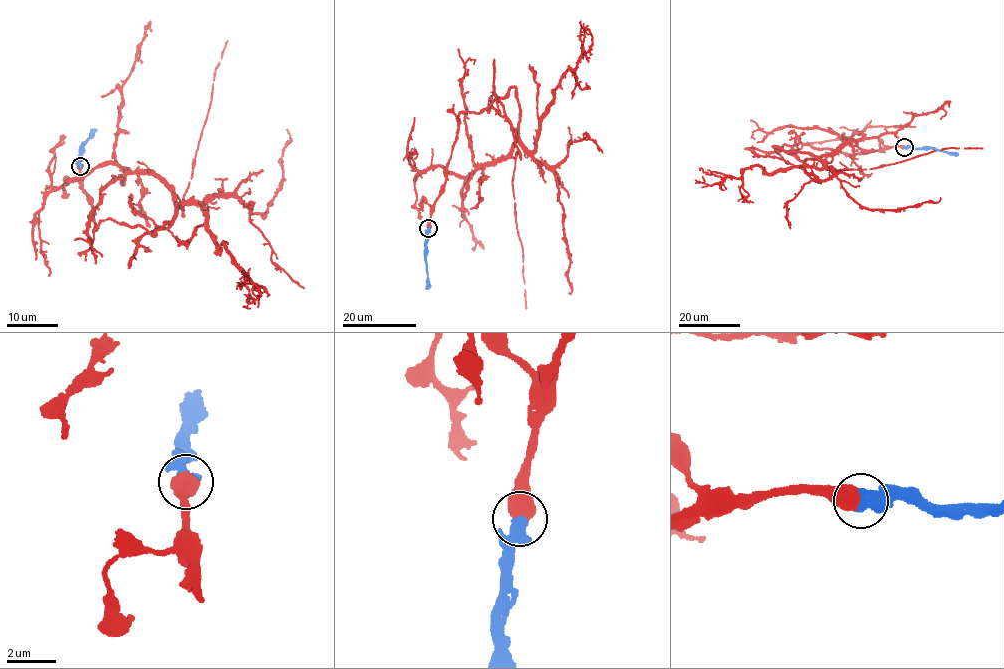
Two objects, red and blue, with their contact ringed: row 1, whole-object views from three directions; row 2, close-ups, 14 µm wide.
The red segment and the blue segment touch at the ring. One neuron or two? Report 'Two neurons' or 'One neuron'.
One neuron

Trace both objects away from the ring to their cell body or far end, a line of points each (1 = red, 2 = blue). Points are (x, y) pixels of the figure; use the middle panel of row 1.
1: (429, 228), (458, 116), (480, 113), (516, 88), (520, 123), (511, 154), (517, 152), (512, 190), (526, 308)
2: (429, 228), (425, 244), (426, 289)

